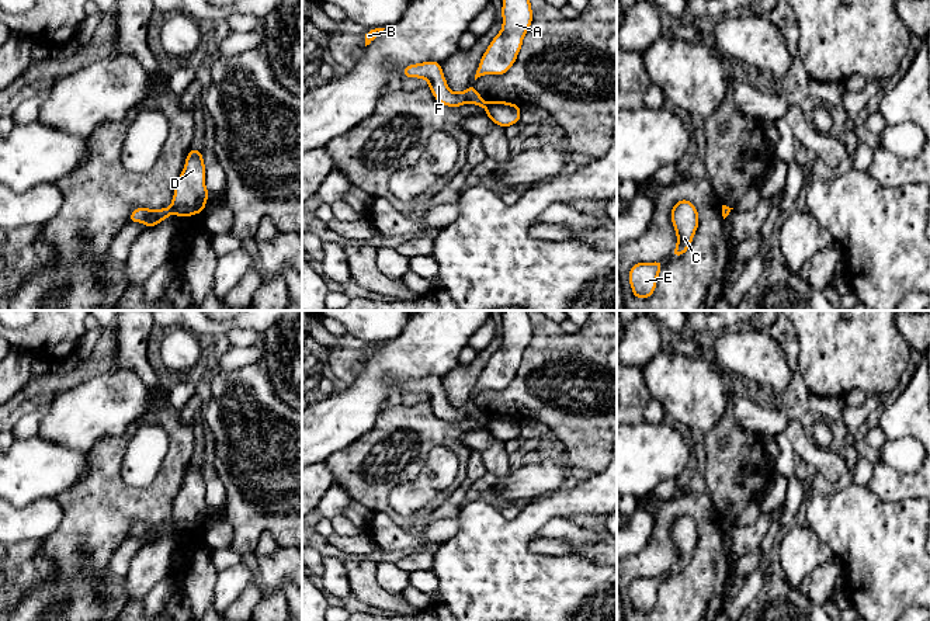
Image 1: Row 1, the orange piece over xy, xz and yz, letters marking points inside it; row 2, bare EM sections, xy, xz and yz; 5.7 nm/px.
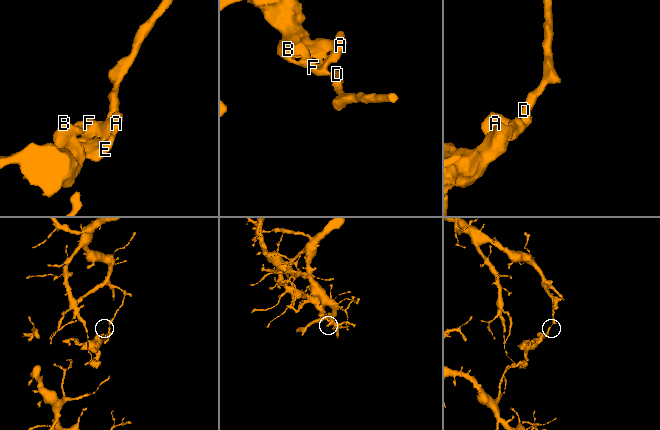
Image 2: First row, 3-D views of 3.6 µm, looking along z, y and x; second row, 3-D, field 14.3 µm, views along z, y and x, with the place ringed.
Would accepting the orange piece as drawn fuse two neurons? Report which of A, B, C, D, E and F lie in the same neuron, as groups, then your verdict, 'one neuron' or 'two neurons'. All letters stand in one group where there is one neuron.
A B C E F / D | two neurons

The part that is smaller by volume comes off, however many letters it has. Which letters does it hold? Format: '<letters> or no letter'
A, B, C, E, F

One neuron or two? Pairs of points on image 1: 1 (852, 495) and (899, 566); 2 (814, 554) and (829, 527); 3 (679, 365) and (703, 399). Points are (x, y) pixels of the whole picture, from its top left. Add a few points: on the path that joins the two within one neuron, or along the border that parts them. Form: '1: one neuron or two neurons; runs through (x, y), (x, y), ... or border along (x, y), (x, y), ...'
1: one neuron; runs through (853, 513), (853, 520), (881, 548)
2: two neurons; border along (807, 526), (828, 547), (833, 557)
3: one neuron; runs through (680, 374), (694, 391)

